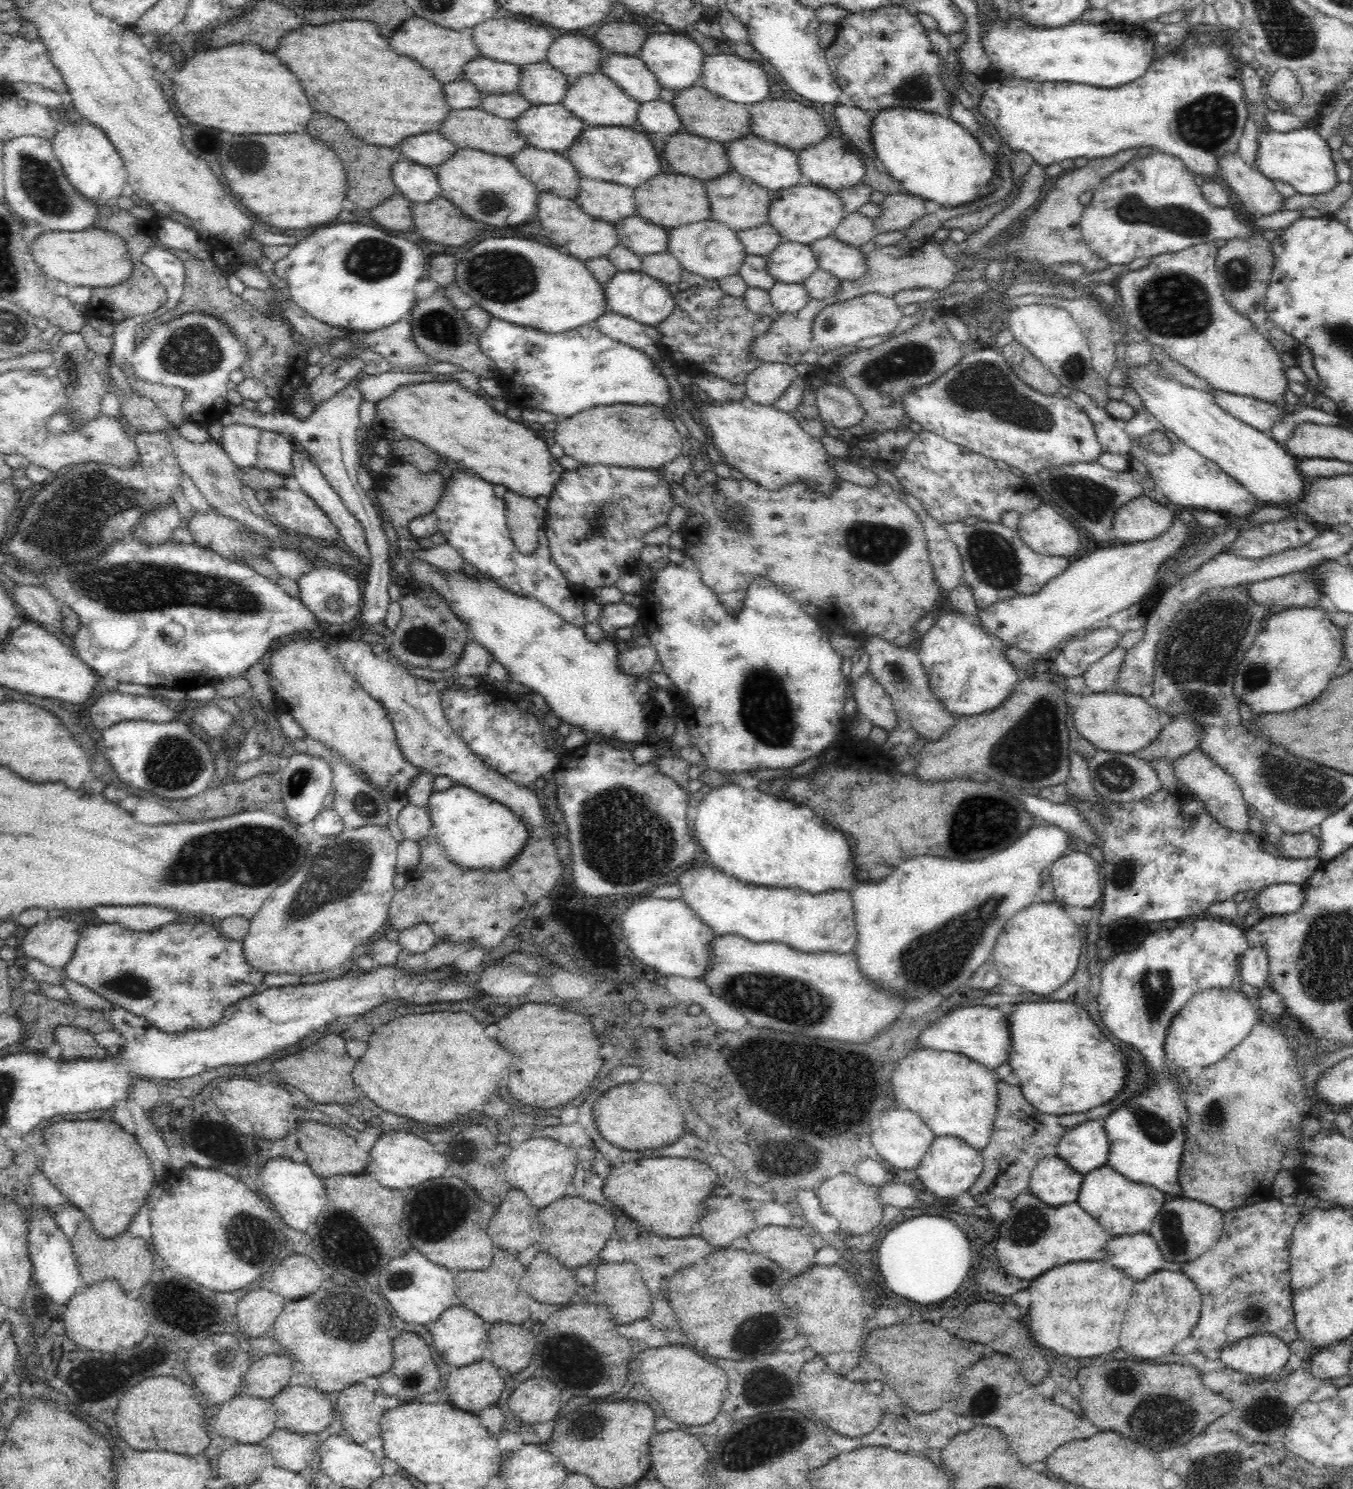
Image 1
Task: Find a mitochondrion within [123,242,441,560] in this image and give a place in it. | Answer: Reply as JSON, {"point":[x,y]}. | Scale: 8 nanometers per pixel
{"point":[193,350]}

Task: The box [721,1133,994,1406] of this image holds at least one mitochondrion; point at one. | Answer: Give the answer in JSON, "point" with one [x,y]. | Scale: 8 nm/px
{"point":[751,1336]}

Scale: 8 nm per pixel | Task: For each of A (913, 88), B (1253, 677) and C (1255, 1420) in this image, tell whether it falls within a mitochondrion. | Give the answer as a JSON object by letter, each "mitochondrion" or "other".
{"A":"mitochondrion","B":"mitochondrion","C":"mitochondrion"}

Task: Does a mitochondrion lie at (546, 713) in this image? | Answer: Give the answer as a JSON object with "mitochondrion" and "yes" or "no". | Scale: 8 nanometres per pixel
{"mitochondrion":"no"}

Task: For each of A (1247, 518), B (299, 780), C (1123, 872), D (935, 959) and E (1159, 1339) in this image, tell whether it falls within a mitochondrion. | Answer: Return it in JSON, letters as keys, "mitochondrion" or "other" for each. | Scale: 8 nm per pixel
{"A":"other","B":"mitochondrion","C":"mitochondrion","D":"mitochondrion","E":"other"}

